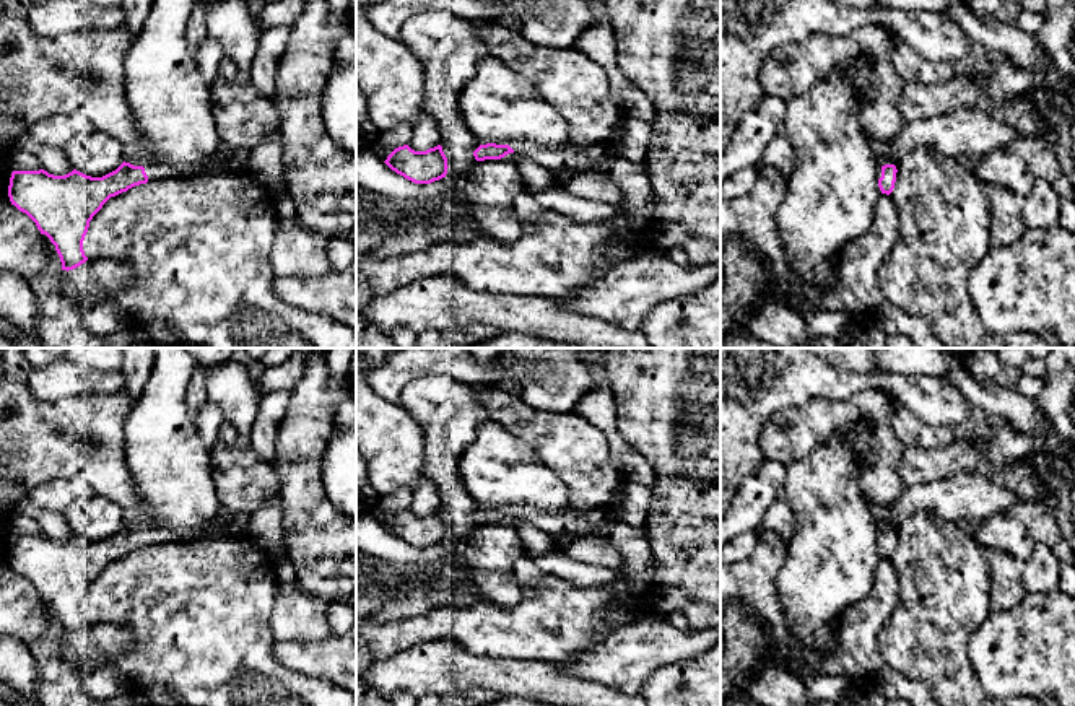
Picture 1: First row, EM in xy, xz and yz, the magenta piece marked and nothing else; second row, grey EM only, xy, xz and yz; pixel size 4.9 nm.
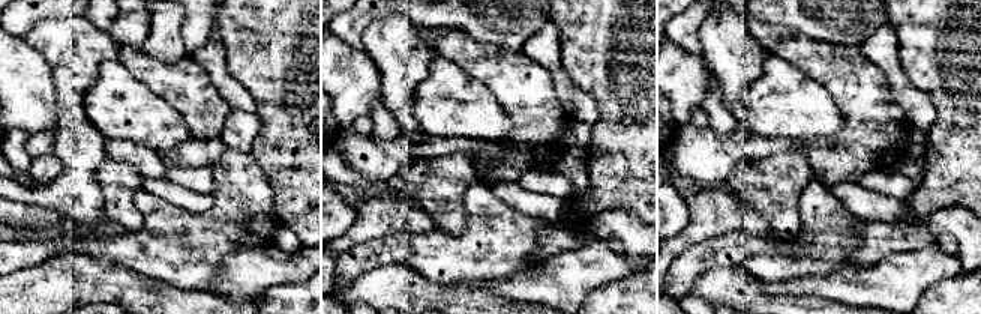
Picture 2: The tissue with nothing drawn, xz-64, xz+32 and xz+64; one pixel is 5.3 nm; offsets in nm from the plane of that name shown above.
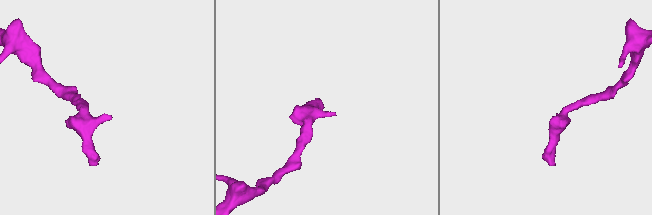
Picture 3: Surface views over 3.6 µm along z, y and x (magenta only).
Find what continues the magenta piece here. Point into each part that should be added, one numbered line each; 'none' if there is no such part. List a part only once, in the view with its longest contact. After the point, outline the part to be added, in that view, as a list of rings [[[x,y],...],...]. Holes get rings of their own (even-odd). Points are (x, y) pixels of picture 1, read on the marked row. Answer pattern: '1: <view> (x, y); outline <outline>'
1: xz (568, 160); outline [[[498,142],[496,145],[509,145],[516,155],[532,158],[540,166],[555,174],[577,174],[585,171],[610,171],[616,153],[613,145],[600,143],[587,148],[564,145],[550,150],[532,142]]]

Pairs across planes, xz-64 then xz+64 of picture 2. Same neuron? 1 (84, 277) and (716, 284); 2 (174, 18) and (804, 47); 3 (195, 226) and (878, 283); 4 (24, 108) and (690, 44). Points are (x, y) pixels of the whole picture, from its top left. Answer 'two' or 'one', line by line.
1: one
2: two
3: two
4: two

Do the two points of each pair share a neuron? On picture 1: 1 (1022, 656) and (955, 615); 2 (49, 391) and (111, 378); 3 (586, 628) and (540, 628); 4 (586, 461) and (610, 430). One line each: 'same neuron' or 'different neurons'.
1: different neurons
2: same neuron
3: same neuron
4: different neurons

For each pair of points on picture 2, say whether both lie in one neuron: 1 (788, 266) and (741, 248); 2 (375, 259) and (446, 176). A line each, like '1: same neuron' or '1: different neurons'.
1: same neuron
2: different neurons

